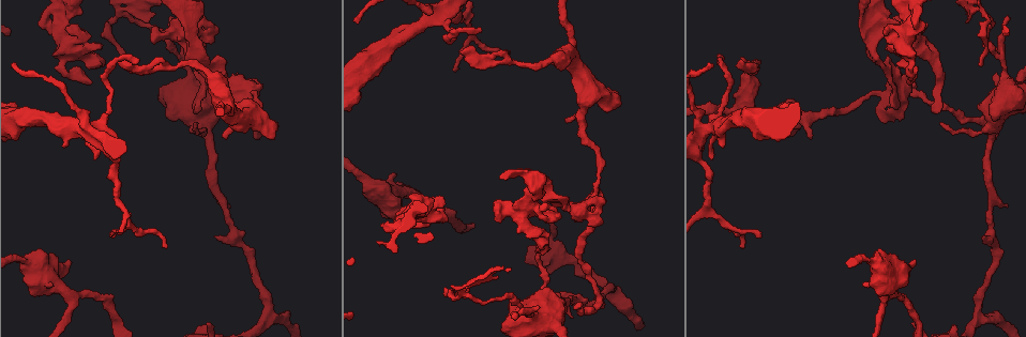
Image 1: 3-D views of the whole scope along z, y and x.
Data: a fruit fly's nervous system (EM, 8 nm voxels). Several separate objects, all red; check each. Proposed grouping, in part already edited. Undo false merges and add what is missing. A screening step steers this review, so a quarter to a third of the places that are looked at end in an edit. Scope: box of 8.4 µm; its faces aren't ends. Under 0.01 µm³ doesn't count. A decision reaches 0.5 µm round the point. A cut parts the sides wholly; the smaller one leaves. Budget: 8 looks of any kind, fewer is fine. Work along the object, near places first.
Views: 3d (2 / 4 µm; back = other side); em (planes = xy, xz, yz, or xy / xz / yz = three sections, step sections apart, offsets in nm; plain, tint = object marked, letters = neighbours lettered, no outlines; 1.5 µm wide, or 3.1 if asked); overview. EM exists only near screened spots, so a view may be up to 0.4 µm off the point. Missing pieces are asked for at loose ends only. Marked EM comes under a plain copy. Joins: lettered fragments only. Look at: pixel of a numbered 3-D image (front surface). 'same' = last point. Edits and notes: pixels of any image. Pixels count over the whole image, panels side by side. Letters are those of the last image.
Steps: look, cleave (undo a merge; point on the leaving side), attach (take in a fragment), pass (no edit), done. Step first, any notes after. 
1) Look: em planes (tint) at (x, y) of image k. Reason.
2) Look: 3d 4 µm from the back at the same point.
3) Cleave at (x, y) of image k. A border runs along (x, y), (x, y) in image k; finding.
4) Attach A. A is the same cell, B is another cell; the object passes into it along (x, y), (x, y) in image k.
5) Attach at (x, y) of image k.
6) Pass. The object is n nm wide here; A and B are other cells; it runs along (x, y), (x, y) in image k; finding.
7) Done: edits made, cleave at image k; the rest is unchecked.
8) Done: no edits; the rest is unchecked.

Look: em yz step 8 (tint) at (597, 178) of image 1. Narrows sharply.

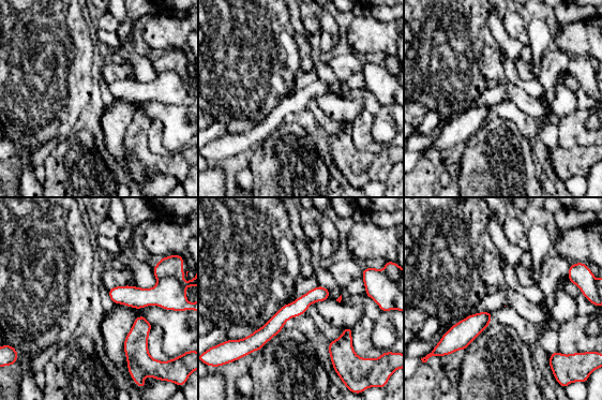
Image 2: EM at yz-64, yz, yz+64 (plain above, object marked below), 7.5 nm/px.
Look: em planes (tint) at the same point. Cut it another way.

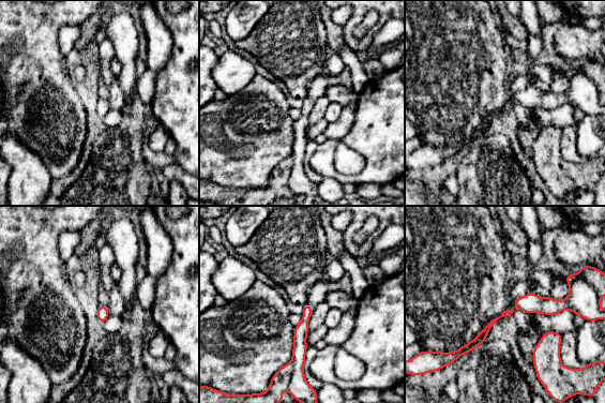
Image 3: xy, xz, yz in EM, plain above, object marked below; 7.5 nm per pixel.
Look: em planes (letters) at the same point. See the neighbours.

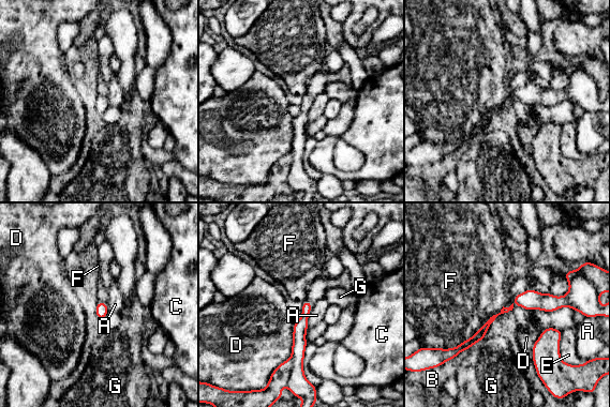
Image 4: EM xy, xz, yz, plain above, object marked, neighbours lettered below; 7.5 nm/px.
Cleave at (298, 385) of image 4. The longest contact is with F, 550 nm; A, B, C, D, E, F and G are other cells; a border runs along (291, 358), (292, 368), (287, 378) in image 4; a second neuron is stuck on.

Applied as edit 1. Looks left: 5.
Look: em planes (letters) at (888, 46) of image 1. Branch stops here.

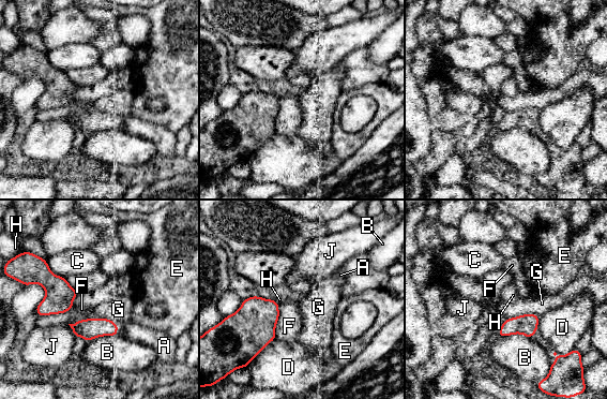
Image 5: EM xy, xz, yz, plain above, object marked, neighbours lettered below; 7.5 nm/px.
Pass. The longest contact is with F, 260 nm; A, B, C, D, E, F, G, H and J are other cells; a border runs along (539, 316), (522, 314), (505, 319) in image 5; no lettered fragment goes on from it.

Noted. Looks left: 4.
Look: em planes (letters) at (90, 131) of image 1. Four arms meet.

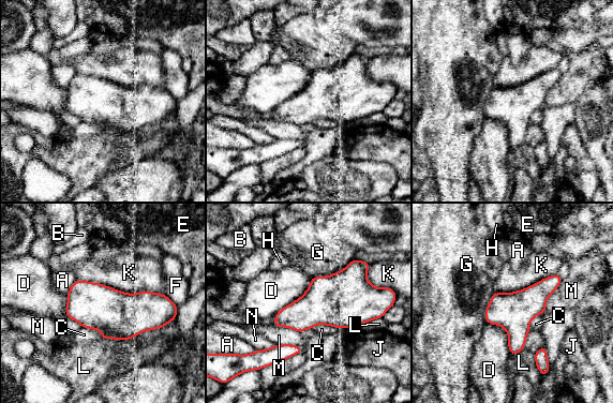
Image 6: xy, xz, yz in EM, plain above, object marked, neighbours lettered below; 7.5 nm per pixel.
Pass. A, B, C, D, E, F, G, H, J, K, L, M and N are other cells; a border runs along (77, 279), (128, 293), (164, 295) in image 6; all the same neuron.

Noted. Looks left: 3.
Look: 3d 2 µm at (114, 236) of image 1. Free end.

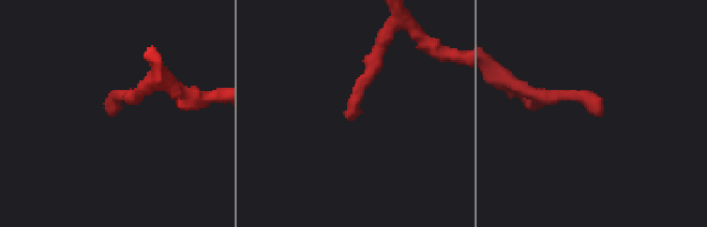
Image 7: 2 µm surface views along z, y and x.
Look: em planes (letters) at (600, 111) of image 7.

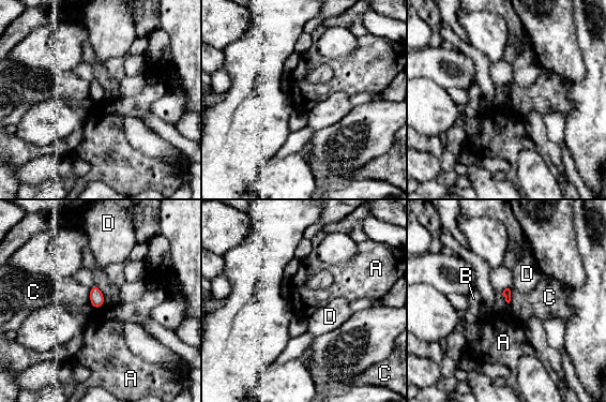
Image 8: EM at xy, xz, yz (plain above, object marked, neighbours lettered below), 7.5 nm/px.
Pass. A, B, C and D are other cells; a border runs along (94, 284), (103, 295), (103, 306) in image 8; none of them fits.

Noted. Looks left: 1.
Done: edits made, cleave at image 4; the rest is unchecked.

